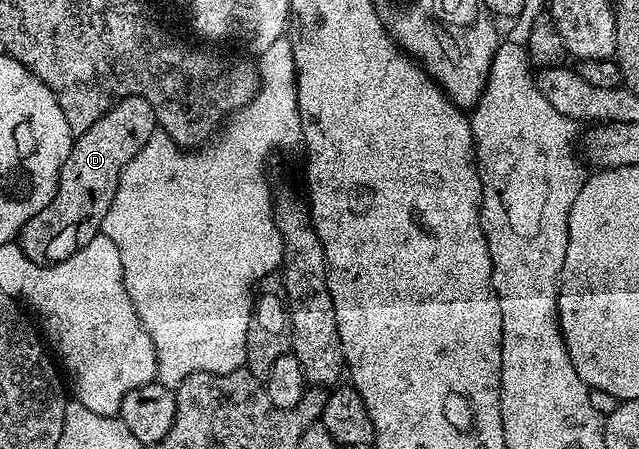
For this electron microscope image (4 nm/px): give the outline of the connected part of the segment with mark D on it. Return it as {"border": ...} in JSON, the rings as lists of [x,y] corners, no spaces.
{"border":[[[125,96],[99,120],[92,122],[88,130],[77,133],[72,150],[60,170],[58,189],[52,202],[31,218],[16,237],[22,253],[43,266],[58,264],[92,242],[92,238],[101,233],[104,214],[108,214],[108,206],[112,206],[124,166],[133,156],[140,154],[140,146],[148,142],[155,130],[152,106],[139,96]]]}

